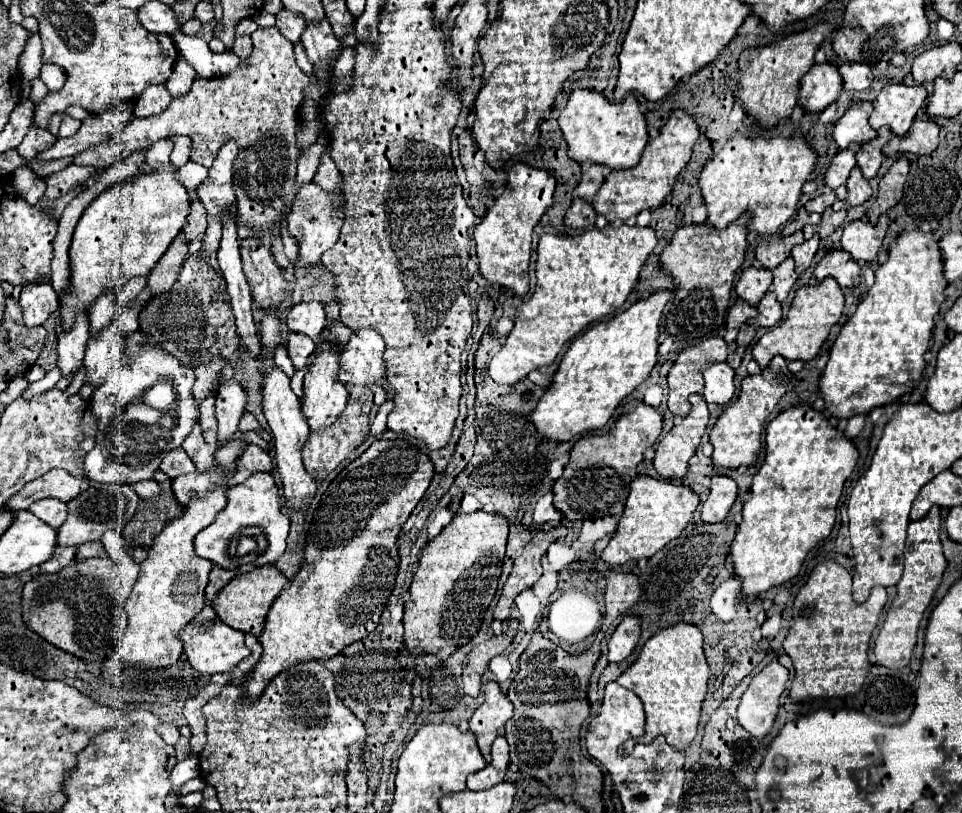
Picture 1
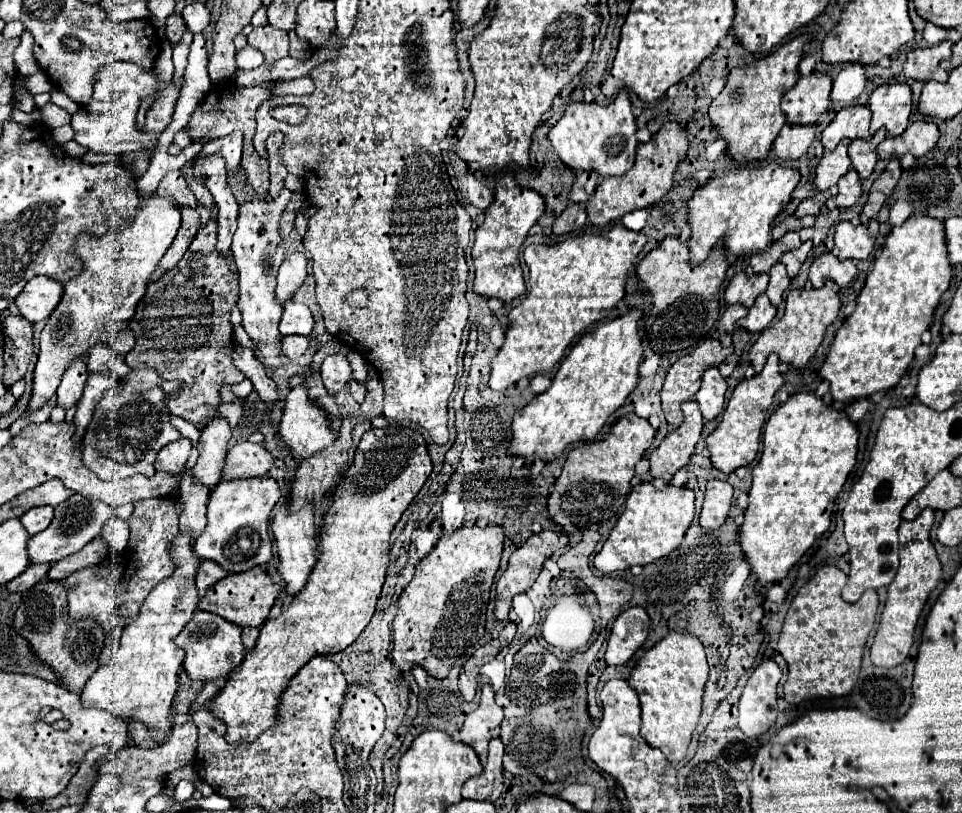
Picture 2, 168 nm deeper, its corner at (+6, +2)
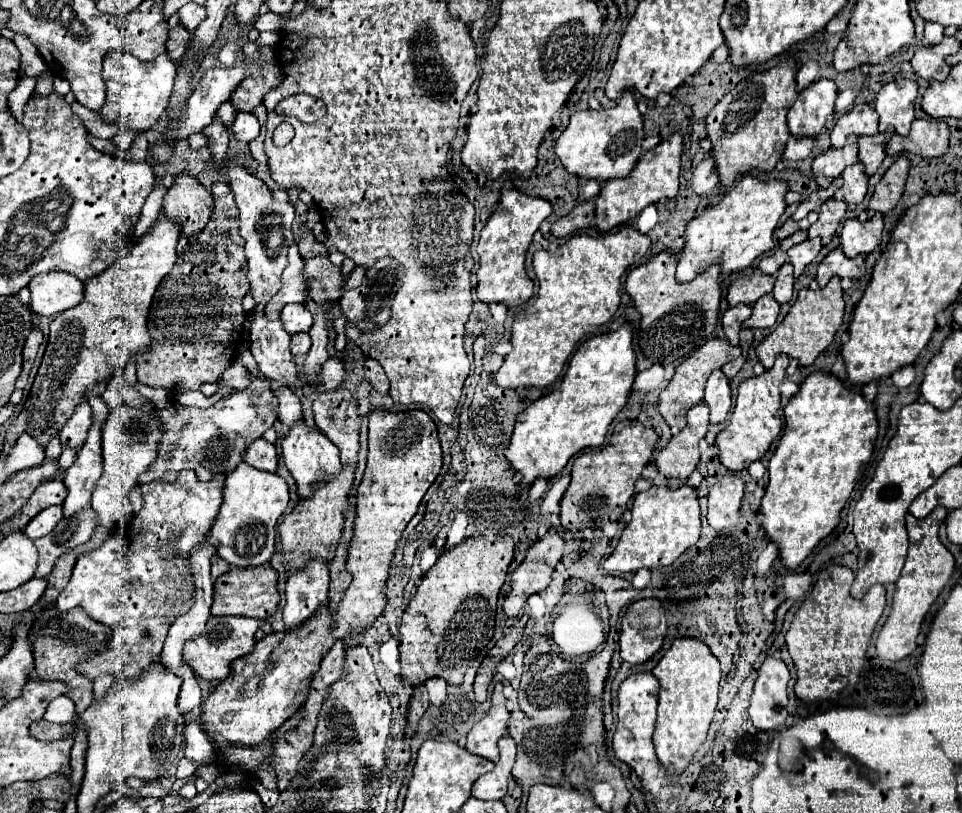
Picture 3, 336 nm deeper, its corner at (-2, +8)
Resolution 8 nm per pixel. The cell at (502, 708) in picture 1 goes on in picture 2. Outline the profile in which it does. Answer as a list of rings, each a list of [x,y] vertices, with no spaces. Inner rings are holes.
[[[485,684],[481,688],[479,708],[467,714],[465,724],[461,728],[461,742],[469,744],[483,764],[487,762],[487,744],[493,738],[493,730],[501,724],[503,718],[503,708],[495,704],[493,688]]]

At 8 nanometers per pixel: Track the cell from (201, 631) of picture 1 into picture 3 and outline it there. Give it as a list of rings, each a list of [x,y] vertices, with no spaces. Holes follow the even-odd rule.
[[[211,616],[209,622],[207,622],[205,632],[199,638],[189,640],[185,644],[183,662],[189,664],[193,668],[193,672],[199,674],[205,680],[225,680],[229,676],[229,664],[253,650],[257,628],[259,628],[259,620],[255,620],[255,618],[241,618],[241,616],[219,618],[219,616]]]

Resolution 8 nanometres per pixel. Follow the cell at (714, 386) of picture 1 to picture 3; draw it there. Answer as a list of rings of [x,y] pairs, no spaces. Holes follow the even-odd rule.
[[[713,370],[713,374],[709,376],[703,402],[711,410],[713,424],[719,424],[727,418],[729,408],[731,408],[731,388],[729,388],[727,376],[721,370]]]

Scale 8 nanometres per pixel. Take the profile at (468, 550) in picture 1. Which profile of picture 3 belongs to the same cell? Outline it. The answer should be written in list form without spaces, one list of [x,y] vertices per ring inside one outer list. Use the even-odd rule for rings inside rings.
[[[509,536],[489,540],[489,538],[465,538],[459,546],[447,550],[435,566],[423,576],[417,596],[409,602],[403,622],[401,622],[401,646],[399,646],[399,662],[401,662],[401,678],[411,686],[419,686],[429,678],[443,678],[447,684],[459,686],[463,682],[465,670],[473,664],[479,652],[493,638],[495,628],[495,608],[499,590],[505,582],[509,564],[513,562],[515,542]]]

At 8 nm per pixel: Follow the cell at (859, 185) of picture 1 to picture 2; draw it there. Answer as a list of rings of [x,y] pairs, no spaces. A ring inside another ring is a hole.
[[[849,168],[849,172],[837,182],[837,188],[839,188],[839,194],[835,196],[837,206],[841,210],[851,208],[857,202],[857,198],[861,196],[861,178],[857,176],[857,172],[853,168]]]

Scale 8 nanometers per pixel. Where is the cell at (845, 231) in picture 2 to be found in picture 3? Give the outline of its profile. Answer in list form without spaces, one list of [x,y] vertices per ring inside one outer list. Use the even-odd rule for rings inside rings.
[[[849,218],[841,230],[841,248],[847,258],[867,256],[879,246],[879,238],[869,230],[869,226],[857,218]]]

